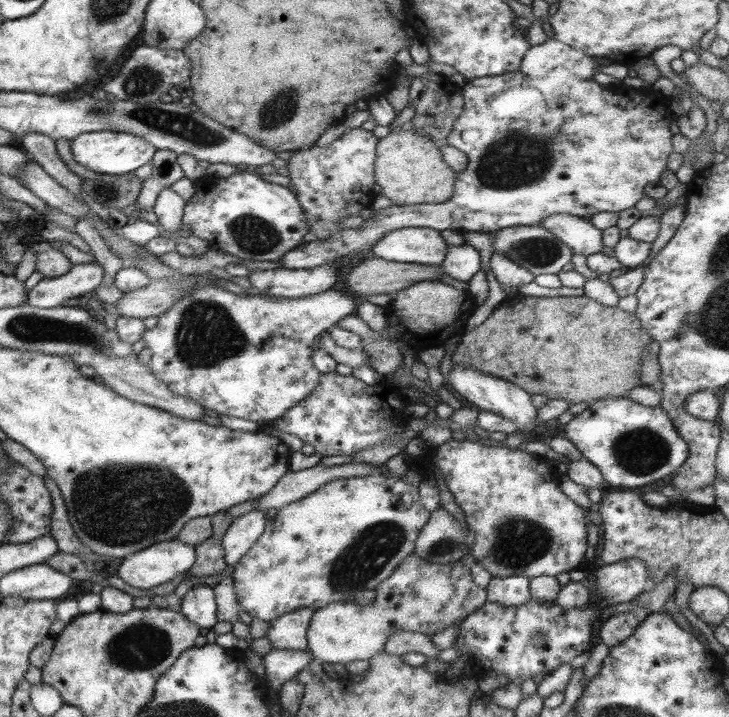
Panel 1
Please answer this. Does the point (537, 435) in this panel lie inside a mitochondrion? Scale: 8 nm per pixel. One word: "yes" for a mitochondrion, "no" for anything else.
no

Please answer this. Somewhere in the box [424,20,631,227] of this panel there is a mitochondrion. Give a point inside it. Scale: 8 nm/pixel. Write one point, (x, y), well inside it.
(516, 159)

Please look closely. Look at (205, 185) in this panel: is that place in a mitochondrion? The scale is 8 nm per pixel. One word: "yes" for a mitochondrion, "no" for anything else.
no

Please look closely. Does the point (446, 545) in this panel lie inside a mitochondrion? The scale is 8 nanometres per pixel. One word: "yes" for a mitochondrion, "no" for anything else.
yes

